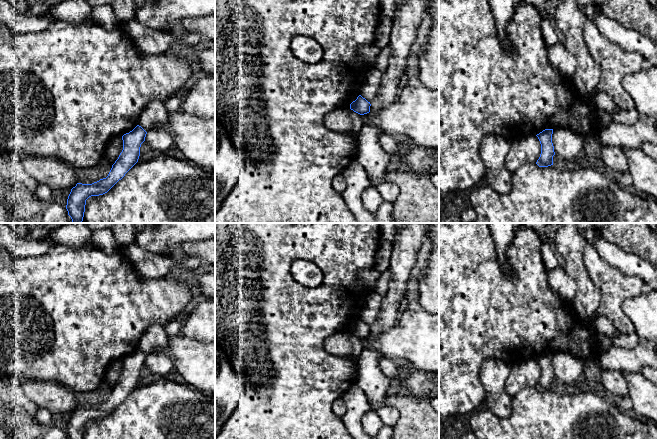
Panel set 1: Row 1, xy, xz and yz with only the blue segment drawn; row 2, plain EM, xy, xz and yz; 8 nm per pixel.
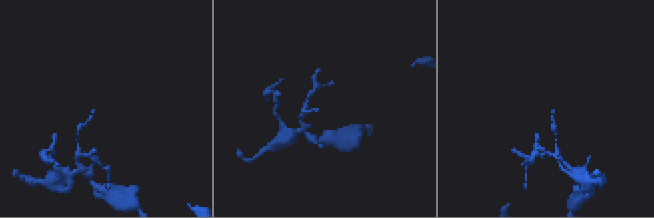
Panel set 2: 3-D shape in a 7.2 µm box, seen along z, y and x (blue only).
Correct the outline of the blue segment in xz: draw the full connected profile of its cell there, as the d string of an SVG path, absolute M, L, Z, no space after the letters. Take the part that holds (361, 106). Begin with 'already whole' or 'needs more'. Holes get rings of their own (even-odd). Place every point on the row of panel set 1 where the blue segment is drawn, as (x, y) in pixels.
needs more; M374 68L366 79L365 85L362 88L361 94L355 101L350 104L350 109L354 112L364 115L370 112L372 101L377 97L380 90L382 72Z

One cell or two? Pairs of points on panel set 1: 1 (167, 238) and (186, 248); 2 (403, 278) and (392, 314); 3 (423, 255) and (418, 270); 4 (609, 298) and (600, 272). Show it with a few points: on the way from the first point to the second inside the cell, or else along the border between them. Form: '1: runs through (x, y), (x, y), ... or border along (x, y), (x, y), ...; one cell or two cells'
1: border along (204, 239), (184, 242), (179, 249); two cells
2: runs through (398, 287), (392, 305); one cell
3: runs through (422, 259), (419, 266); one cell
4: runs through (609, 292), (609, 281), (606, 278); one cell

